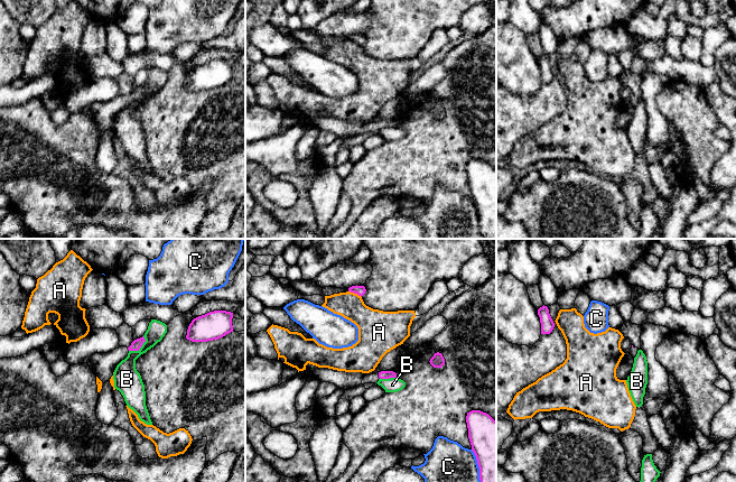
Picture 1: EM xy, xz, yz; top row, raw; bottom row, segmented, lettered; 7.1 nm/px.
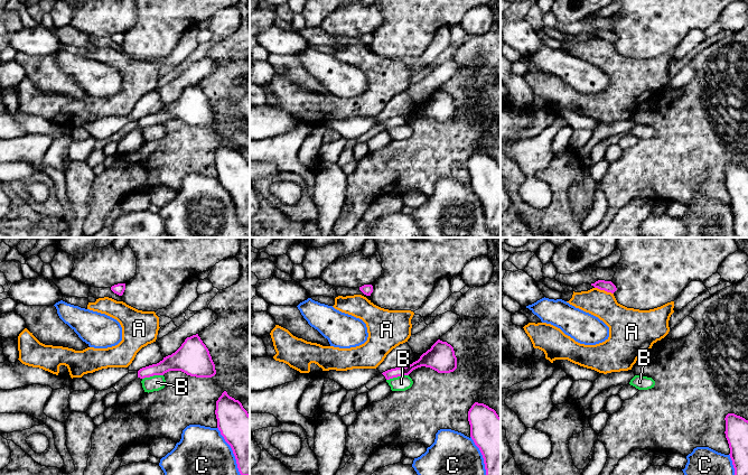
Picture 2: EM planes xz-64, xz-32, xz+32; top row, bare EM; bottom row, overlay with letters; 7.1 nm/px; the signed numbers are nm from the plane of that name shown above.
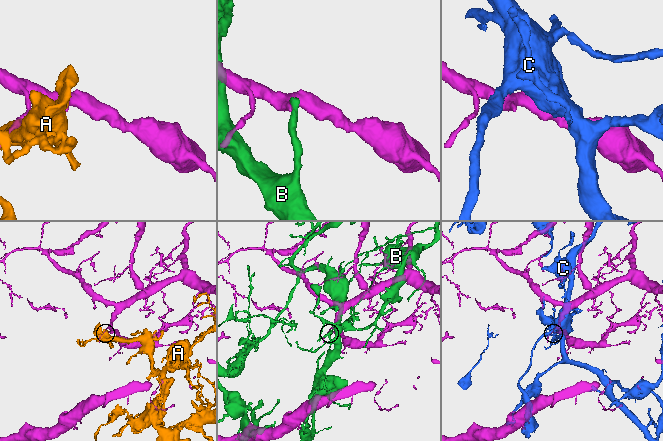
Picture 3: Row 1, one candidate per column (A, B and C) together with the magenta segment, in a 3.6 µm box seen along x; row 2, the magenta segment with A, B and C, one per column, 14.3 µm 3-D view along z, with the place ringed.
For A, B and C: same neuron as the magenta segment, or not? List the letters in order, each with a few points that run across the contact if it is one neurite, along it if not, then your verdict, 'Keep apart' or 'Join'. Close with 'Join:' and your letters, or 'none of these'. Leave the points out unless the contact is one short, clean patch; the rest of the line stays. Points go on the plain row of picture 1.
A: Keep apart
B: Keep apart
C: Keep apart
Join: none of these

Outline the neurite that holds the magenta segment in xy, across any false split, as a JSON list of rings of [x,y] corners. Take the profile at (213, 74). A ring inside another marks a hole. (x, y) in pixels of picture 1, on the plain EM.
[[[214,59],[198,65],[188,75],[186,87],[192,91],[218,89],[233,81],[233,62]]]

